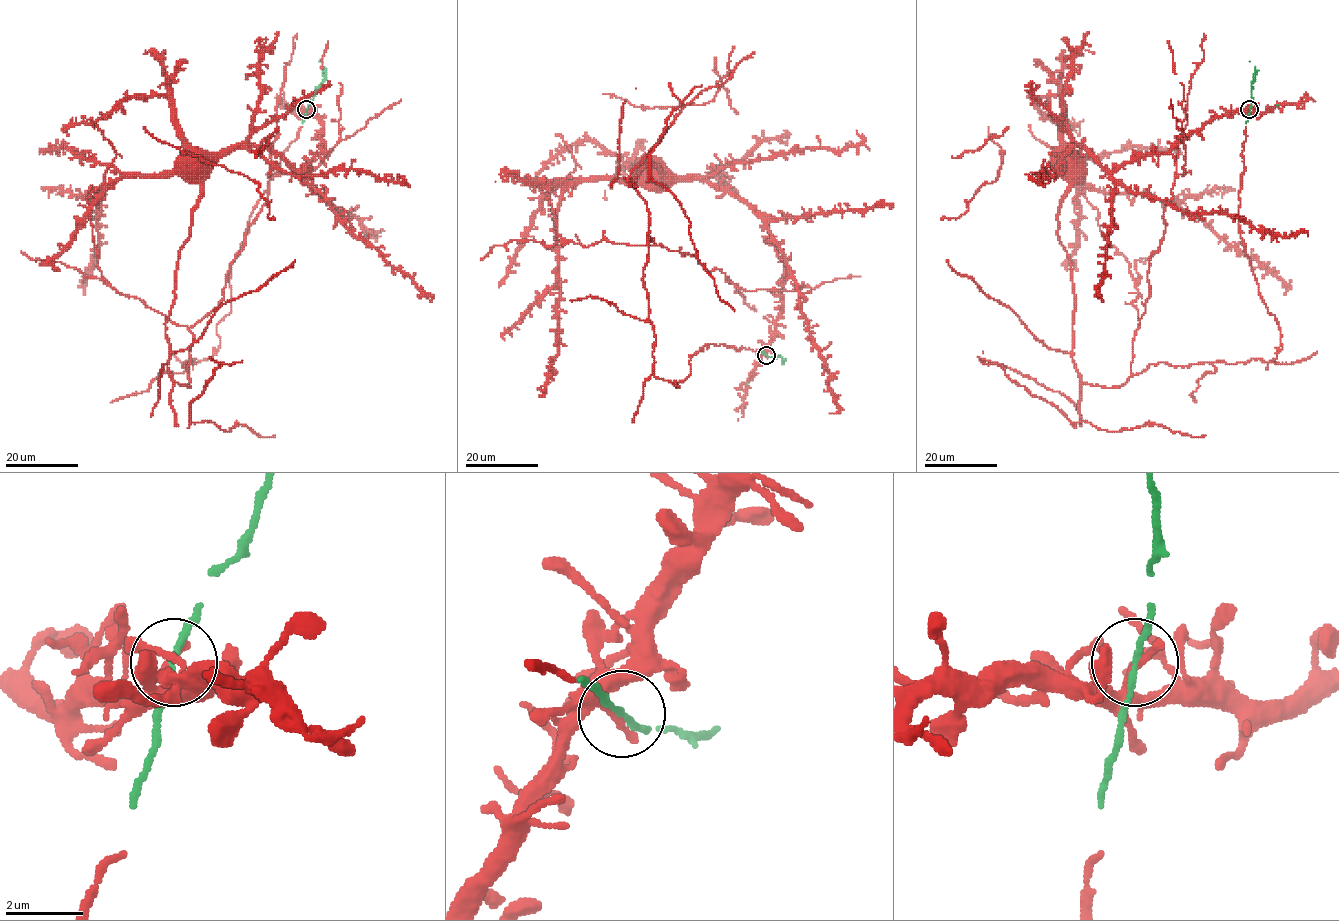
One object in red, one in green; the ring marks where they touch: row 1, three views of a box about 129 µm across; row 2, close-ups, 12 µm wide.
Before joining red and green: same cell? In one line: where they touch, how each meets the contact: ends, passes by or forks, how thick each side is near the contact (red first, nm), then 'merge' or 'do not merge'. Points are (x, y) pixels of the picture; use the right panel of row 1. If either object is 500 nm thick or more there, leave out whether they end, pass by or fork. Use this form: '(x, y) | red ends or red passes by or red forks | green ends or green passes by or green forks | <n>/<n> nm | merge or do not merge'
(1249, 109) | red ends | green passes by | 200/140 nm | merge

